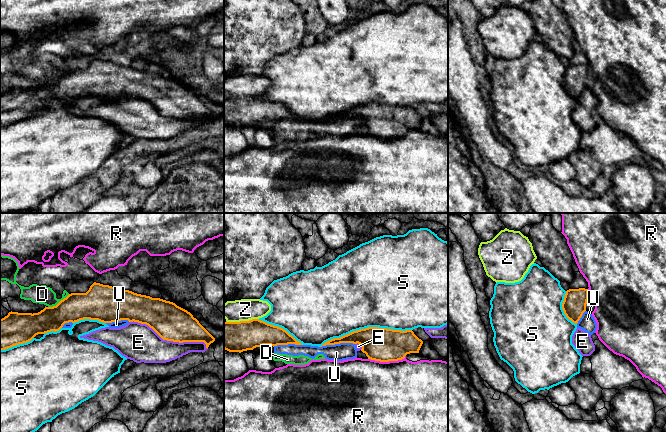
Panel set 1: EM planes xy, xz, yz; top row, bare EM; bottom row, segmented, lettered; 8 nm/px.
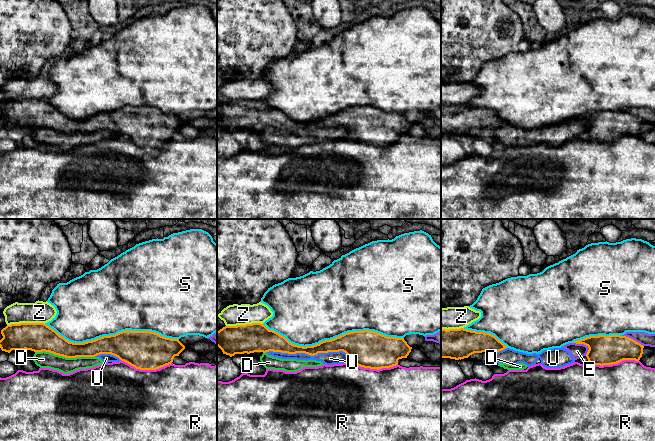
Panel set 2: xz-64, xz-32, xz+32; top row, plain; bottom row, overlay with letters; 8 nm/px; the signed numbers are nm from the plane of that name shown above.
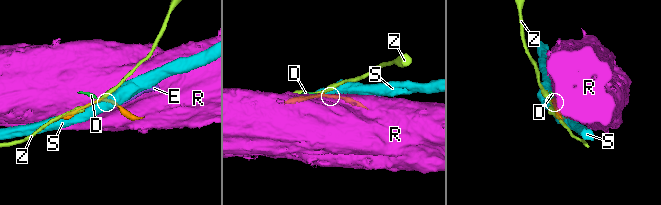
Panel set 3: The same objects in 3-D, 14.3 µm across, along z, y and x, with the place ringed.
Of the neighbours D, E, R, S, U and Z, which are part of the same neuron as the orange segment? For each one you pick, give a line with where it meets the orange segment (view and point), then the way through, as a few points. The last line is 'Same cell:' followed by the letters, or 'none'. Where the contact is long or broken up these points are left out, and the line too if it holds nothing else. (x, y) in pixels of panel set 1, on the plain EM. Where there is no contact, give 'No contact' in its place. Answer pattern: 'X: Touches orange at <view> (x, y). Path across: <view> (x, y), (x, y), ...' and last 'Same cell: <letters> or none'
Same cell: none

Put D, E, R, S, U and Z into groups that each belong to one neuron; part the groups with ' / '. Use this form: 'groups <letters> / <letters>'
groups D E U / R / S / Z

